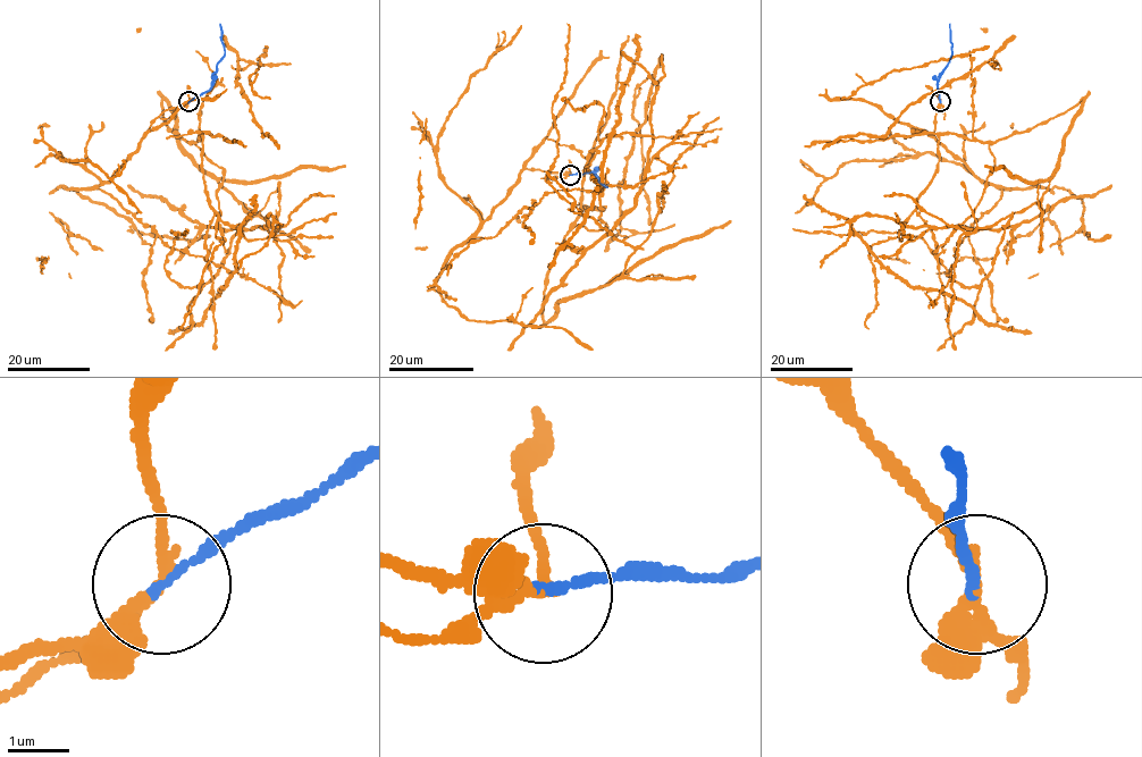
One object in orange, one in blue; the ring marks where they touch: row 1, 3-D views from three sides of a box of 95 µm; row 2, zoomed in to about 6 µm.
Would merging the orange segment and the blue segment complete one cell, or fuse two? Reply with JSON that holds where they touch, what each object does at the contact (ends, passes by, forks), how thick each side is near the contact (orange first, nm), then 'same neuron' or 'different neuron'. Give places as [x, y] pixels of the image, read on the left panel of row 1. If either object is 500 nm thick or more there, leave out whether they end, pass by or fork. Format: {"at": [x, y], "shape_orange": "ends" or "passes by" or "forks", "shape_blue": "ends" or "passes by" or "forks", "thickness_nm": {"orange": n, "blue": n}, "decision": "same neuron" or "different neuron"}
{"at": [189, 101], "shape_orange": "passes by", "shape_blue": "ends", "thickness_nm": {"orange": 200, "blue": 150}, "decision": "different neuron"}

